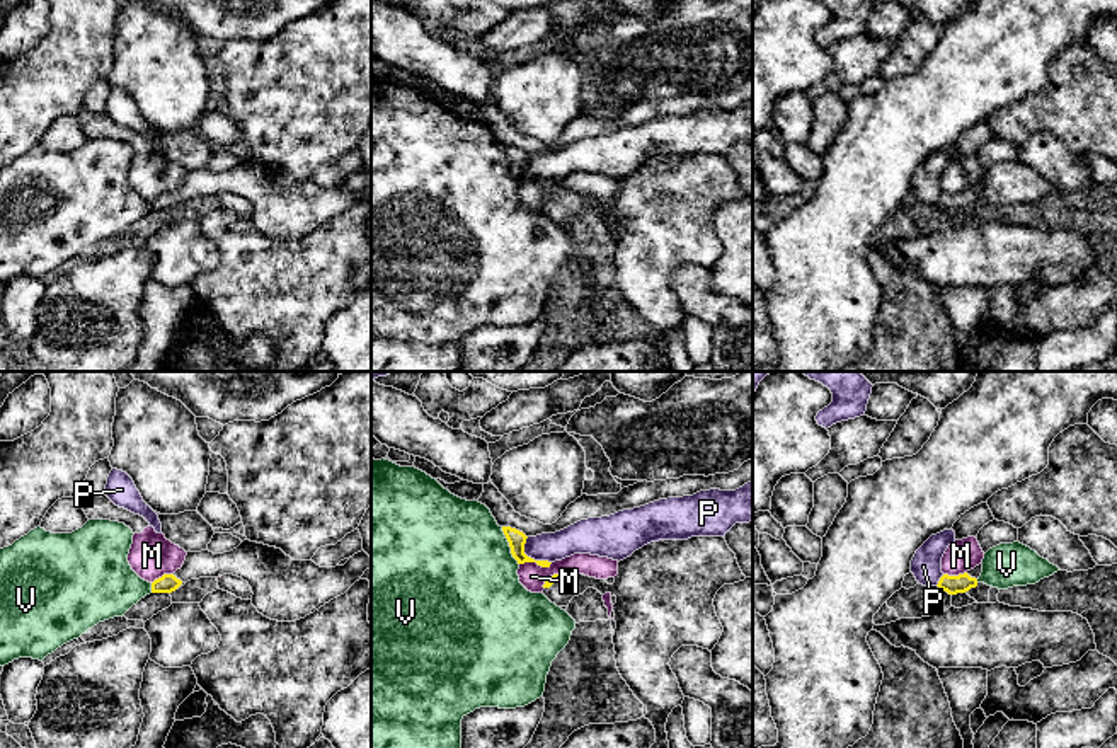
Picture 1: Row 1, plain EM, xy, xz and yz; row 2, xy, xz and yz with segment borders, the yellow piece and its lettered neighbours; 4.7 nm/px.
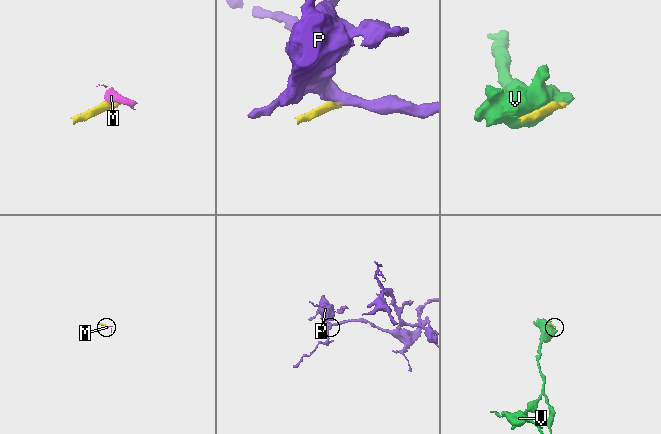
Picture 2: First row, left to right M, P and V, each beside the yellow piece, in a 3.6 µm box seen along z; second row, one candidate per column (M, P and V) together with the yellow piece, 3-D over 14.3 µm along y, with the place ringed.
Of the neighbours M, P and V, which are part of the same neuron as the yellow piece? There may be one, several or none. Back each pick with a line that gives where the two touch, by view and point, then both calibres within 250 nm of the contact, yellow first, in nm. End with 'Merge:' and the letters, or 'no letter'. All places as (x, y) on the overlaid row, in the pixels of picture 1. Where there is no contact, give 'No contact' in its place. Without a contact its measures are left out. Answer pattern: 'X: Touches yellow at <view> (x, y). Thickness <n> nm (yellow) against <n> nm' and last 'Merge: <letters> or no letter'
Merge: no letter

